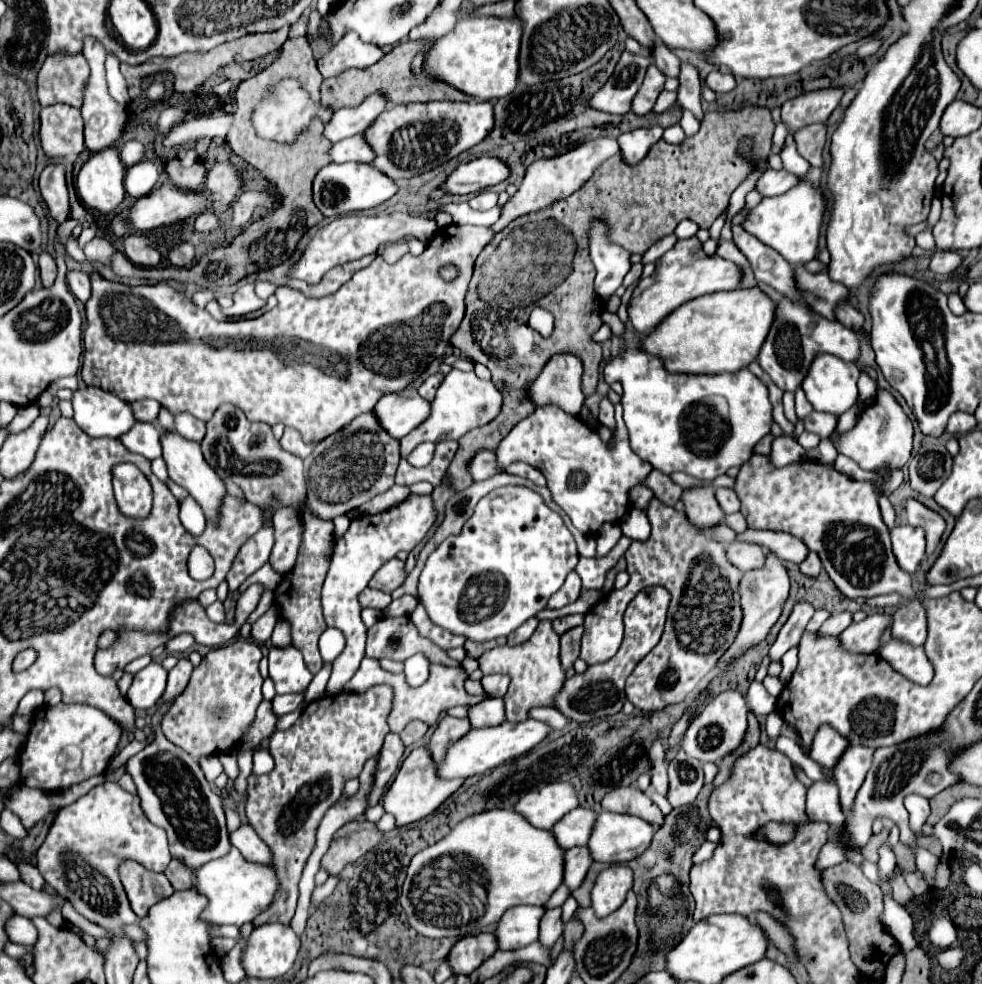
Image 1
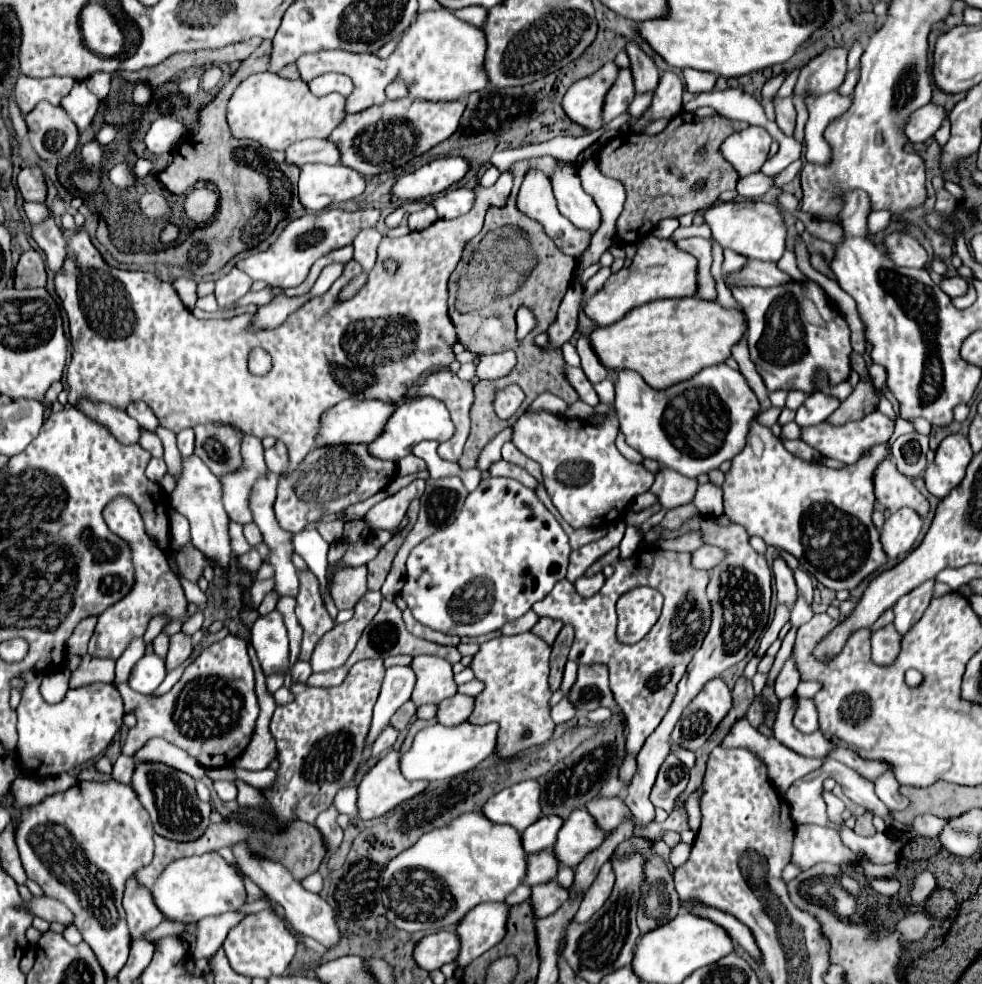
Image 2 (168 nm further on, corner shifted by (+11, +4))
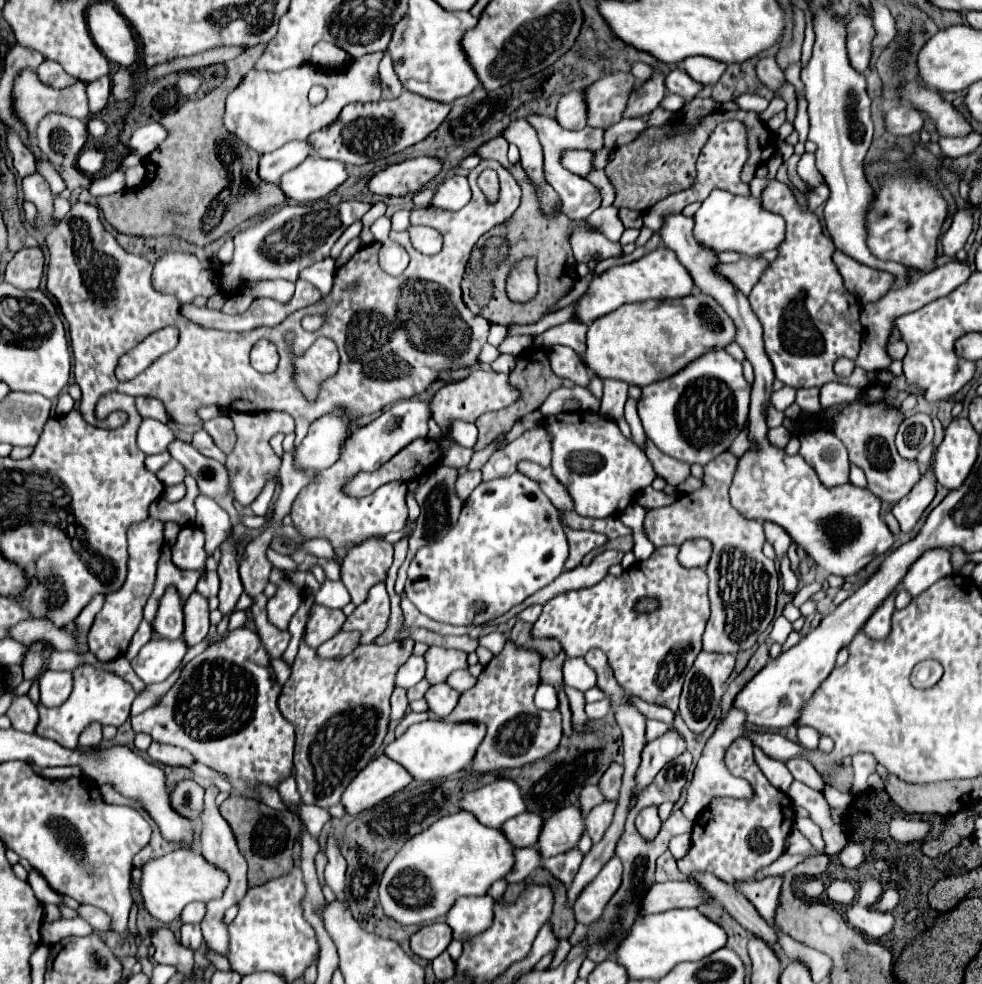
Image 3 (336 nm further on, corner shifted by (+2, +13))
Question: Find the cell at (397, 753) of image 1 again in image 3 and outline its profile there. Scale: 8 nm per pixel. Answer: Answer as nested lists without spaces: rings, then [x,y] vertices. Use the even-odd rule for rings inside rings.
[[[395,688],[391,696],[391,722],[399,722],[407,712],[407,690]]]

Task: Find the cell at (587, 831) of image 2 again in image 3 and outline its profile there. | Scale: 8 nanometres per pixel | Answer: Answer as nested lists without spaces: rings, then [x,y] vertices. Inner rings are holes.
[[[561,808],[561,812],[555,812],[541,826],[541,836],[537,840],[541,858],[551,858],[575,848],[583,830],[585,826],[579,808]]]

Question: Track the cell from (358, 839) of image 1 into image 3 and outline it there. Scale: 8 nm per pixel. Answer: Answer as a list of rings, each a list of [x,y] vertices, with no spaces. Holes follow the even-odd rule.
[[[231,794],[219,806],[219,812],[227,820],[227,824],[233,828],[233,836],[237,840],[239,852],[245,856],[249,864],[249,874],[247,874],[249,886],[265,884],[265,880],[283,876],[295,866],[291,860],[291,848],[293,848],[295,838],[301,832],[301,822],[289,810],[279,812],[265,806],[263,802],[249,800],[239,794]]]

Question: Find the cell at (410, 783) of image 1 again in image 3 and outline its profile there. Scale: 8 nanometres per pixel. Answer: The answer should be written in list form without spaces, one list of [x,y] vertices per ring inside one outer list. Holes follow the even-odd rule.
[[[385,754],[371,760],[345,788],[341,796],[341,804],[345,806],[345,812],[351,816],[357,816],[359,812],[379,804],[387,796],[399,792],[405,788],[413,778],[401,764],[395,764]]]

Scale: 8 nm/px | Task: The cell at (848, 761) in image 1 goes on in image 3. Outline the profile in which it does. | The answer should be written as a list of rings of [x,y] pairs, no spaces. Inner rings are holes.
[[[799,728],[799,732],[797,732],[797,736],[799,736],[799,742],[807,748],[807,750],[815,750],[817,748],[817,744],[819,744],[819,734],[813,730],[813,728]]]

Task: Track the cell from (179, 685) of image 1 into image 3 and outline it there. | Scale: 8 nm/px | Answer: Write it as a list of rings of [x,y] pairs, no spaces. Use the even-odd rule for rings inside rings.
[[[193,592],[185,602],[185,632],[183,638],[189,646],[199,644],[209,630],[209,602],[199,592]]]

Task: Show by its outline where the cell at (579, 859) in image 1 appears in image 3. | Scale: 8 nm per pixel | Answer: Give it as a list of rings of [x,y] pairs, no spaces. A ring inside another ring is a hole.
[[[515,848],[513,856],[515,856],[513,872],[509,872],[509,876],[505,876],[505,880],[509,884],[525,880],[529,876],[529,872],[533,872],[541,862],[541,856],[535,848]]]

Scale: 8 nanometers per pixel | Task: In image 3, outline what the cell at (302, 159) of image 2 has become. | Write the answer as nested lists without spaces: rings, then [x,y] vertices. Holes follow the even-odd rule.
[[[305,140],[303,142],[289,142],[271,154],[263,154],[259,160],[261,180],[279,182],[281,174],[285,174],[287,170],[301,164],[307,158],[307,154],[313,154],[313,146]]]

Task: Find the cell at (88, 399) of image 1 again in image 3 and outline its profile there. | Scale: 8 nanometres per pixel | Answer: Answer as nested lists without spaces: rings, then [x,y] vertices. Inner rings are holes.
[[[145,418],[139,426],[139,434],[137,434],[137,444],[139,450],[145,454],[161,454],[167,452],[167,446],[175,440],[173,430],[169,428],[169,424]]]

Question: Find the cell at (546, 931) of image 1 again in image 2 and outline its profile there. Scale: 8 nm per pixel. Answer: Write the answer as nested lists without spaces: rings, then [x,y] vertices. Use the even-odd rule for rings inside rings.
[[[550,881],[546,885],[536,885],[532,887],[532,911],[534,911],[534,919],[540,917],[550,917],[552,913],[556,913],[556,909],[560,909],[560,905],[568,899],[568,891],[558,887],[556,881]]]

